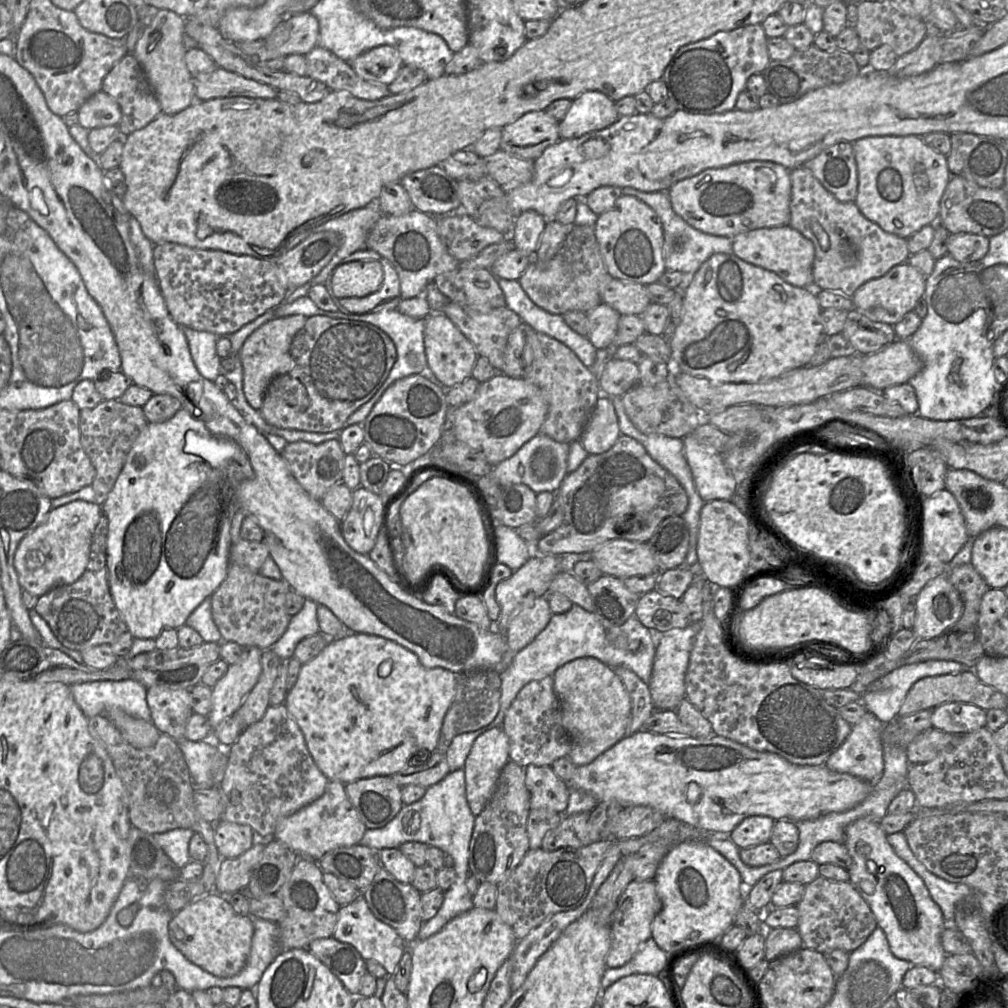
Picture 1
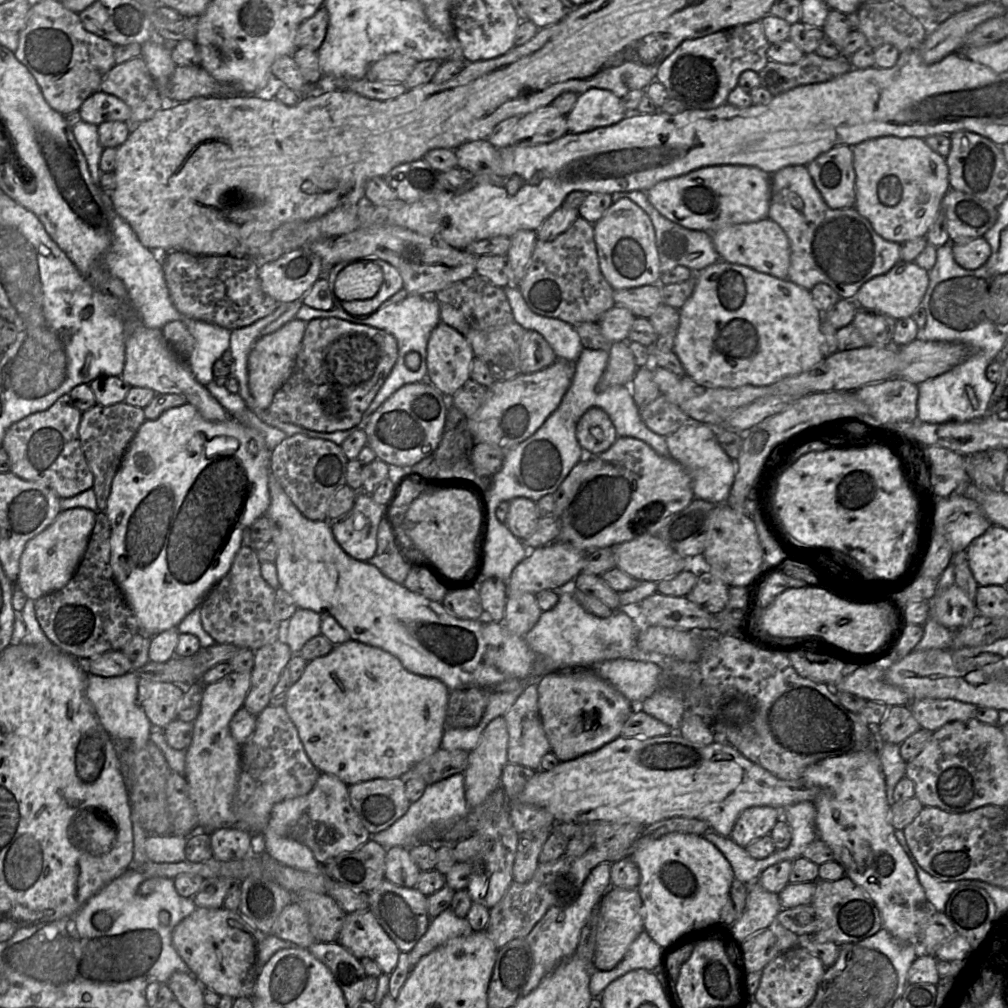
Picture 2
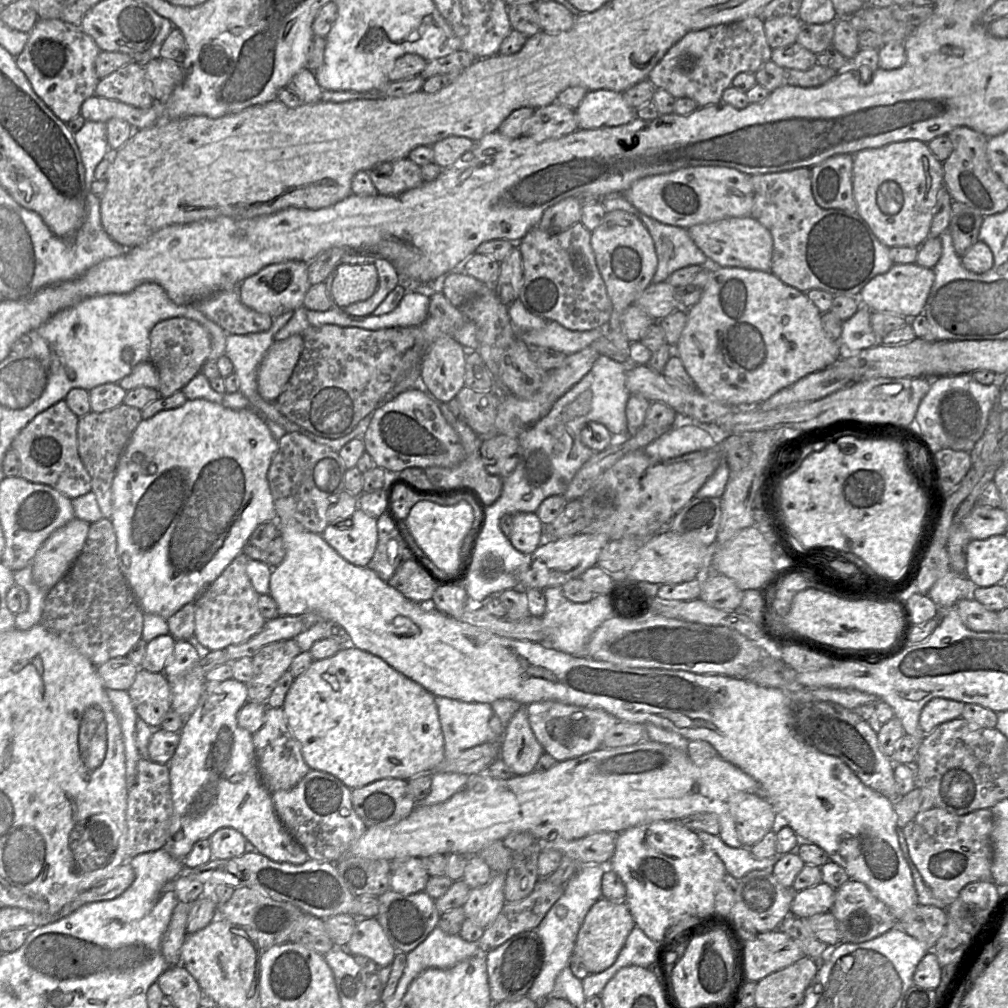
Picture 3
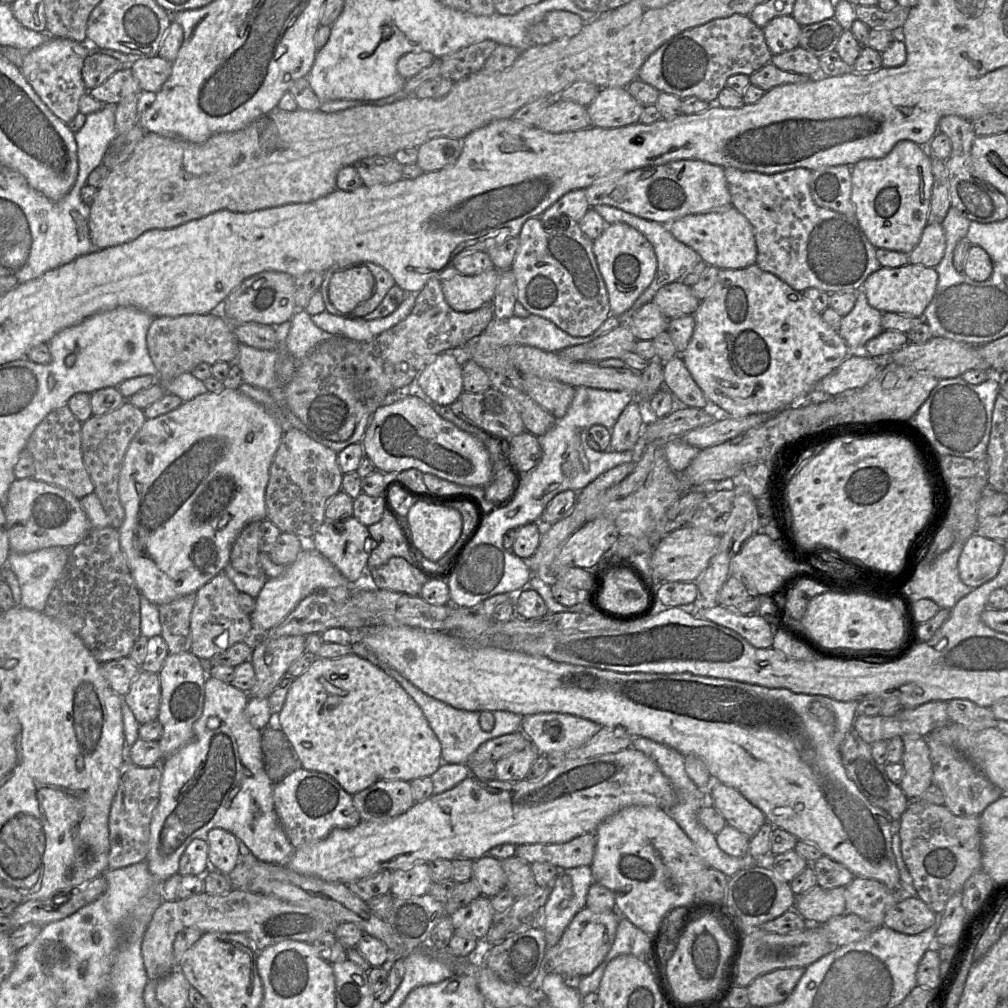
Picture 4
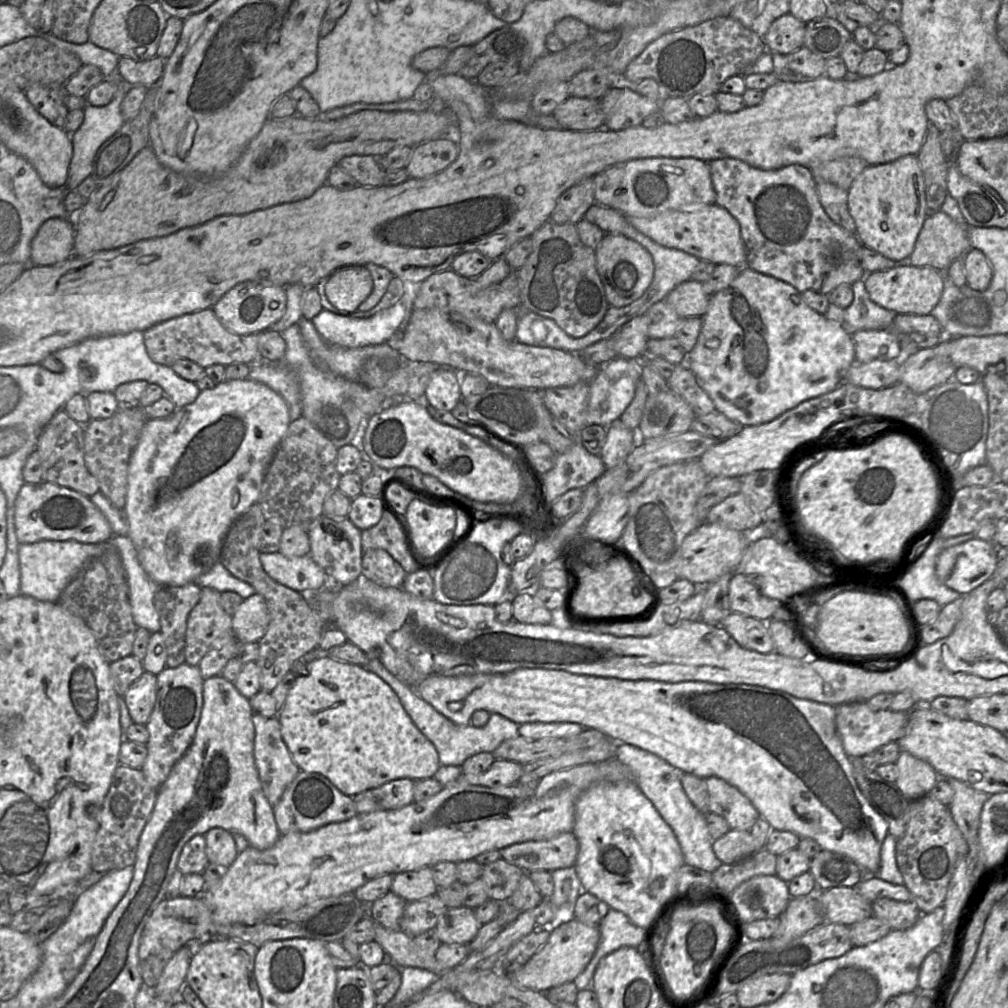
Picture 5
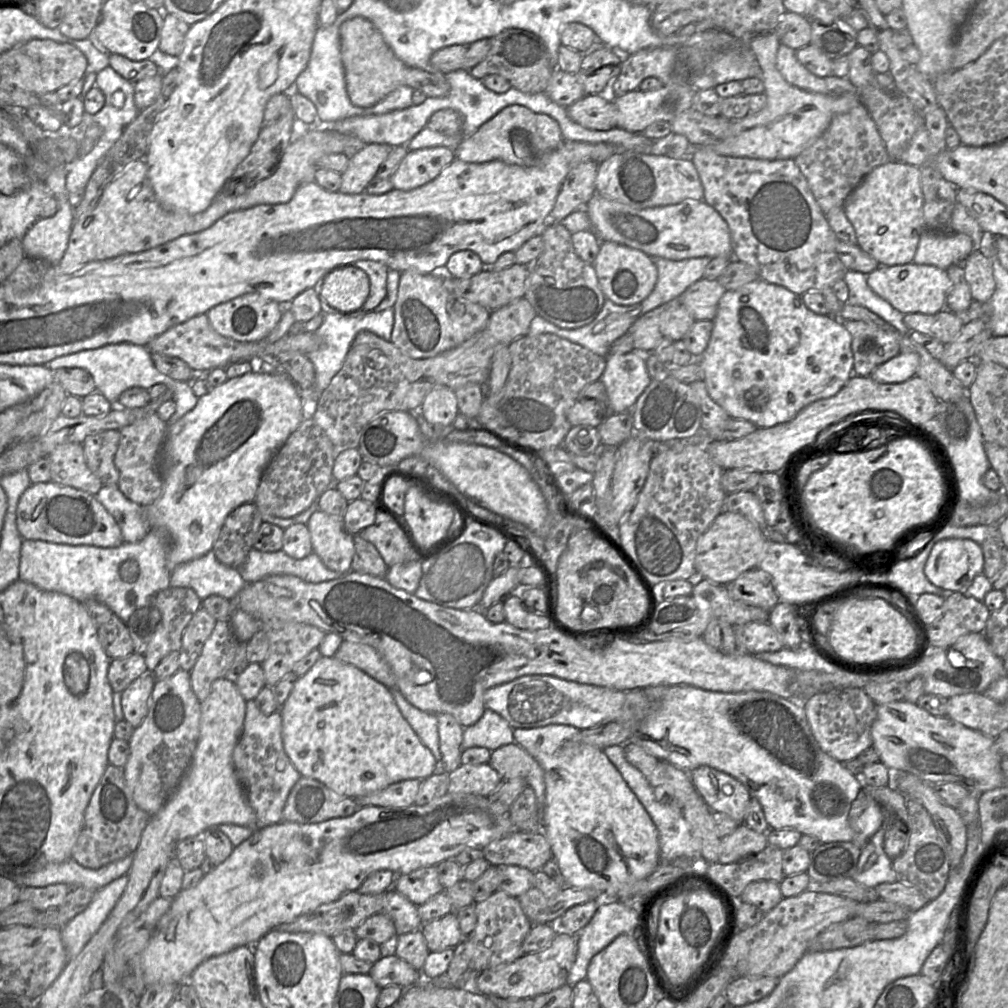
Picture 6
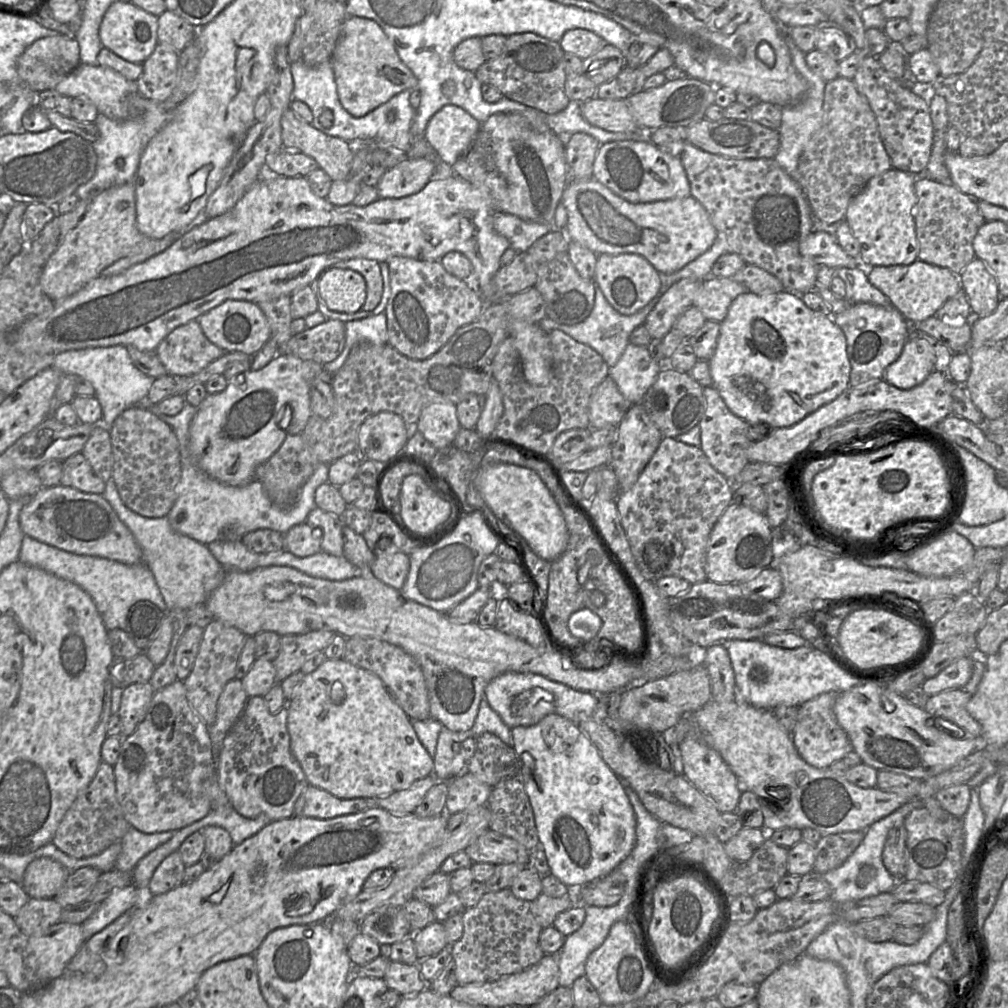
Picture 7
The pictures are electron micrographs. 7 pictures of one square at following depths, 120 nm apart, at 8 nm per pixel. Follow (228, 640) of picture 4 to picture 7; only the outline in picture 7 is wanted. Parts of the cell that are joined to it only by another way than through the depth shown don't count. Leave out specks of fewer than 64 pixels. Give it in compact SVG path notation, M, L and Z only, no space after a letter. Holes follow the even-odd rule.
M189 626L182 635L176 649L174 666L178 680L185 680L190 674L199 651L204 629Z

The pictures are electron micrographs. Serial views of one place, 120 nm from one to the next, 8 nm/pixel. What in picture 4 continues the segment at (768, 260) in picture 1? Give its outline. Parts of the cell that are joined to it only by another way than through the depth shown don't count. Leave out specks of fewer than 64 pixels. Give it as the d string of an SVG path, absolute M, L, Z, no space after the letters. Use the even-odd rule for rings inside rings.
M733 206L678 218L668 225L671 234L696 251L709 266L720 270L742 269L754 265L757 247L751 224Z

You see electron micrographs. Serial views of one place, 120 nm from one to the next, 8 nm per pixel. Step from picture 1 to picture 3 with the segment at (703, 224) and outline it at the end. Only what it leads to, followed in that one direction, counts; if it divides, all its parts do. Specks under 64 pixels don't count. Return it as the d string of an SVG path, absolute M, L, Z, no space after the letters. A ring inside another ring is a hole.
M690 166L647 176L635 181L623 195L641 213L661 223L686 229L725 218L750 216L754 204L750 176L721 166Z

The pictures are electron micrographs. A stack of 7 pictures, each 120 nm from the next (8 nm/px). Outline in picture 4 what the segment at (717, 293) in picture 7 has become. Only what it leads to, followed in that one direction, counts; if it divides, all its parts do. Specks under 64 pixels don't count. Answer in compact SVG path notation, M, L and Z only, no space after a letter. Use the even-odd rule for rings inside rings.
M680 281L663 286L652 301L670 320L693 315L701 302L693 294L691 287Z

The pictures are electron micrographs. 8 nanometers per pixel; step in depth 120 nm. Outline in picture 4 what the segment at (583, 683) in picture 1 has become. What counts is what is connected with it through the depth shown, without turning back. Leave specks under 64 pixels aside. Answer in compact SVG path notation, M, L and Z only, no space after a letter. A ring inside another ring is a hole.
M538 713L522 717L521 731L540 755L564 753L587 742L602 726L565 713Z

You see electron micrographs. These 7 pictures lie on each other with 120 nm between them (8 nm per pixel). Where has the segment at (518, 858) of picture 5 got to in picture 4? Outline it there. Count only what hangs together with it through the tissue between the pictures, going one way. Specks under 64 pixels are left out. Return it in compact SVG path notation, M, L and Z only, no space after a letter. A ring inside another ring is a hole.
M586 833L561 844L515 845L515 856L529 864L547 862L557 868L590 866L595 852L596 835Z

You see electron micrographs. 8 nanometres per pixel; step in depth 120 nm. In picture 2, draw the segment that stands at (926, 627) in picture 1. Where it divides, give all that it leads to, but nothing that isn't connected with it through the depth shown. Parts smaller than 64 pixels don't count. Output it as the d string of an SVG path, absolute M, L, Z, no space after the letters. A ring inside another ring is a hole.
M957 585L951 586L944 593L936 593L930 602L930 617L948 629L960 629L971 623L978 615L975 602Z

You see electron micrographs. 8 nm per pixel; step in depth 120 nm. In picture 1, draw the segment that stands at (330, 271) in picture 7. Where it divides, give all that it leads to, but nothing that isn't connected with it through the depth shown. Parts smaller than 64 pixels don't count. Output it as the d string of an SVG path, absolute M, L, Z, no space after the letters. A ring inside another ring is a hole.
M354 260L332 271L331 287L337 298L364 297L376 292L383 282L383 268L376 260Z

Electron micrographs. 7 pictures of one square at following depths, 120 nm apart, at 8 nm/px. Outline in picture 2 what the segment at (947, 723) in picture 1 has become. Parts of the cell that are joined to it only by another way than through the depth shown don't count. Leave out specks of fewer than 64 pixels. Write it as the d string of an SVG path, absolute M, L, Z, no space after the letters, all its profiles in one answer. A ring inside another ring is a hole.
M926 698L909 705L921 726L931 732L952 721L968 721L976 717L977 706L955 699Z

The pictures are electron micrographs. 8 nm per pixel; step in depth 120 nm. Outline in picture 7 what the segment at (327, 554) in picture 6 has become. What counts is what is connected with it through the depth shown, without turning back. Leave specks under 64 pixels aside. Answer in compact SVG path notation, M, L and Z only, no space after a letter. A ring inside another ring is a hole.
M315 507L305 523L313 529L320 529L321 551L334 556L343 555L342 519Z

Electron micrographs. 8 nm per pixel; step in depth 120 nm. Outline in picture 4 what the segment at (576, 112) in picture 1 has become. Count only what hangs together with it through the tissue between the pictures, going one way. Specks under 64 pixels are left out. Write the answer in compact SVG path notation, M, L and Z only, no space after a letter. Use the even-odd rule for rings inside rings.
M610 87L599 90L594 100L587 106L587 111L591 126L615 128L640 122L644 107L630 94L627 87Z

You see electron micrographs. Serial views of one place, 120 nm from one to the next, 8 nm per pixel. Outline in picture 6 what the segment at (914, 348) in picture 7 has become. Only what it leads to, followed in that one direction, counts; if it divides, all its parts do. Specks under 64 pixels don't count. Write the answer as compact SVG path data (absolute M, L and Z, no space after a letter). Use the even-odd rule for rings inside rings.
M900 352L876 367L870 377L880 383L903 383L917 373L919 358L914 353Z

